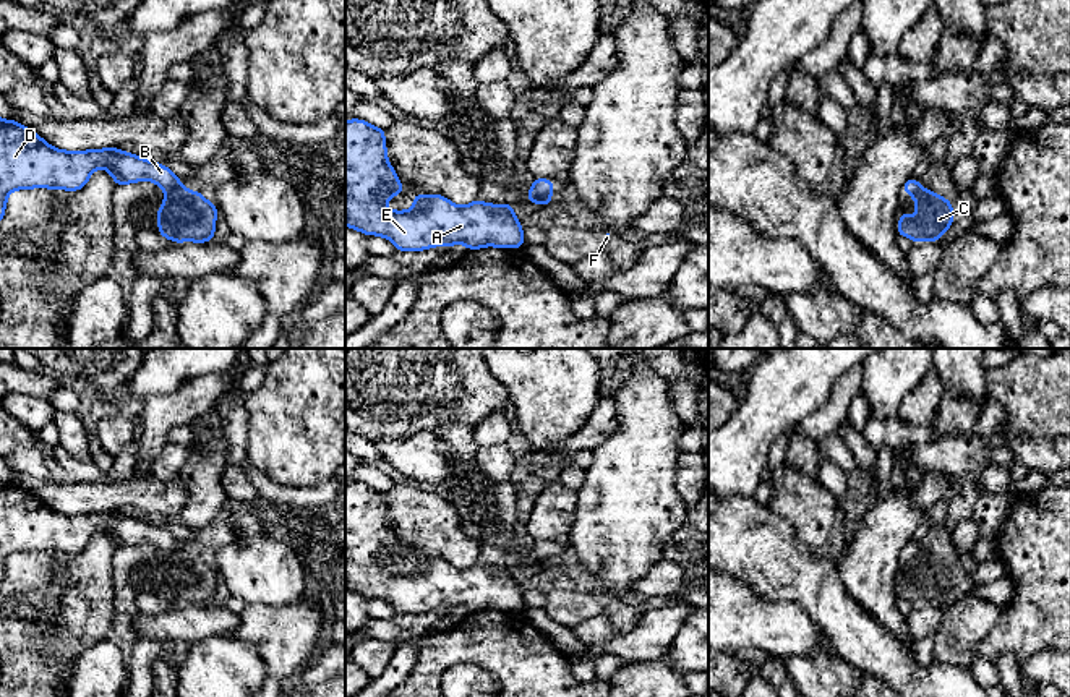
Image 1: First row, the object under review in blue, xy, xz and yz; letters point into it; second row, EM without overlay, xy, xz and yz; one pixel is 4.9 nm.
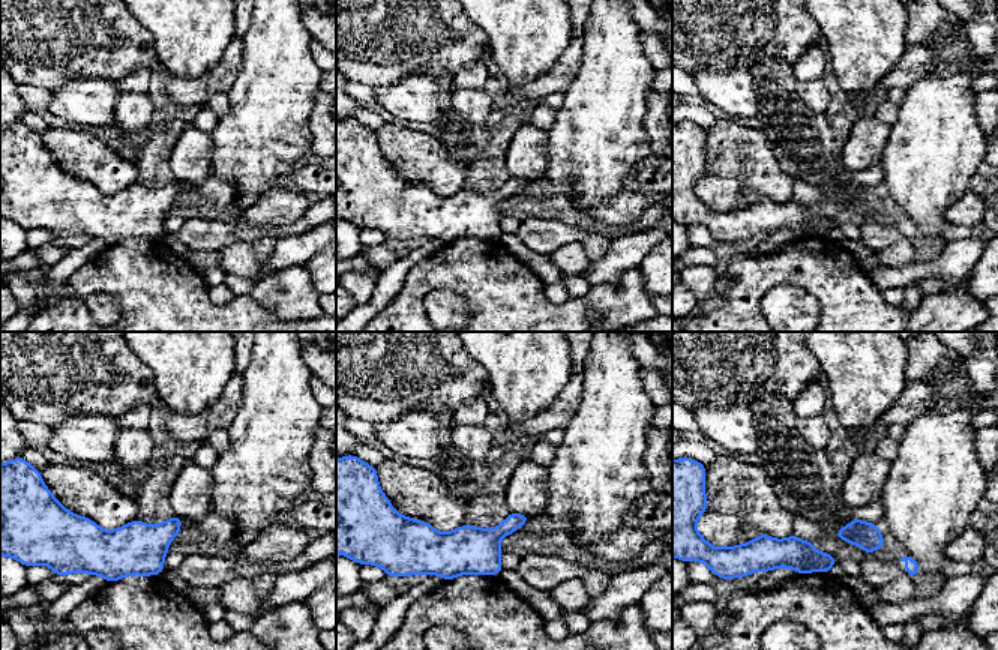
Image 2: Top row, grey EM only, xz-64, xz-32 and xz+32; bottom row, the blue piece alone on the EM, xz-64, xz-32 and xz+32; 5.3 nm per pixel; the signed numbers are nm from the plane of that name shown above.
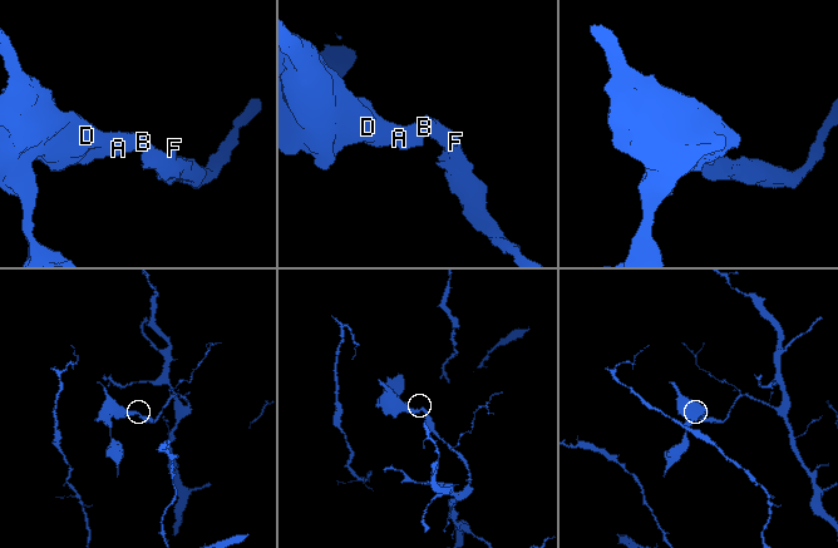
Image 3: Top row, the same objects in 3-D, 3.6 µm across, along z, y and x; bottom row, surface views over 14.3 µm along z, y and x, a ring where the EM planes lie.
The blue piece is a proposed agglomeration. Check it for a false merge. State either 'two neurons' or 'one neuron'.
two neurons

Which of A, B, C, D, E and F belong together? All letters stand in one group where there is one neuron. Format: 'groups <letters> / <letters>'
groups A B D E / C F

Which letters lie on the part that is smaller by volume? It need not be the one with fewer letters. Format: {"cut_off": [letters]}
{"cut_off": ["A", "B", "D", "E"]}

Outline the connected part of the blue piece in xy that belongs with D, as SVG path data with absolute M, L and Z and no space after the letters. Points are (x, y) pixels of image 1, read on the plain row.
M0 481L0 584L13 553L78 554L99 530L110 535L115 548L149 543L164 553L182 551L180 541L164 527L117 511L60 514L24 488Z

